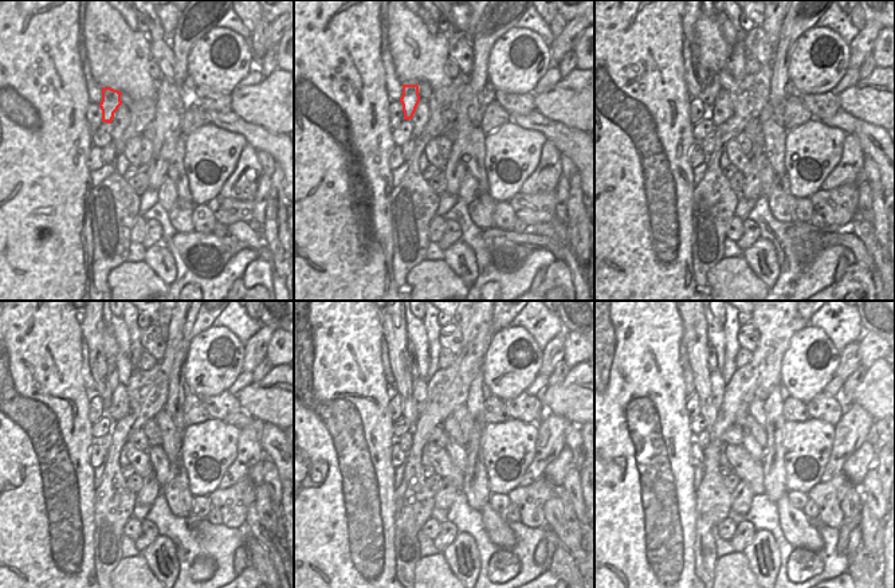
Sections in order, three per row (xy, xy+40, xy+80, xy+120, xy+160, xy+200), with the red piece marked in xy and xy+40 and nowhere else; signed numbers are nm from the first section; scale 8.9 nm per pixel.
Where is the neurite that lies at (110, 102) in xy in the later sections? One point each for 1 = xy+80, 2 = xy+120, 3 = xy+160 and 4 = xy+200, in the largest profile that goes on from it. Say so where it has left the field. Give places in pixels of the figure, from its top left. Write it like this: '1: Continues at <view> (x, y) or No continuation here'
1: Continues at xy+80 (711, 86)
2: Continues at xy+120 (113, 381)
3: Continues at xy+160 (412, 364)
4: Continues at xy+200 (710, 353).

